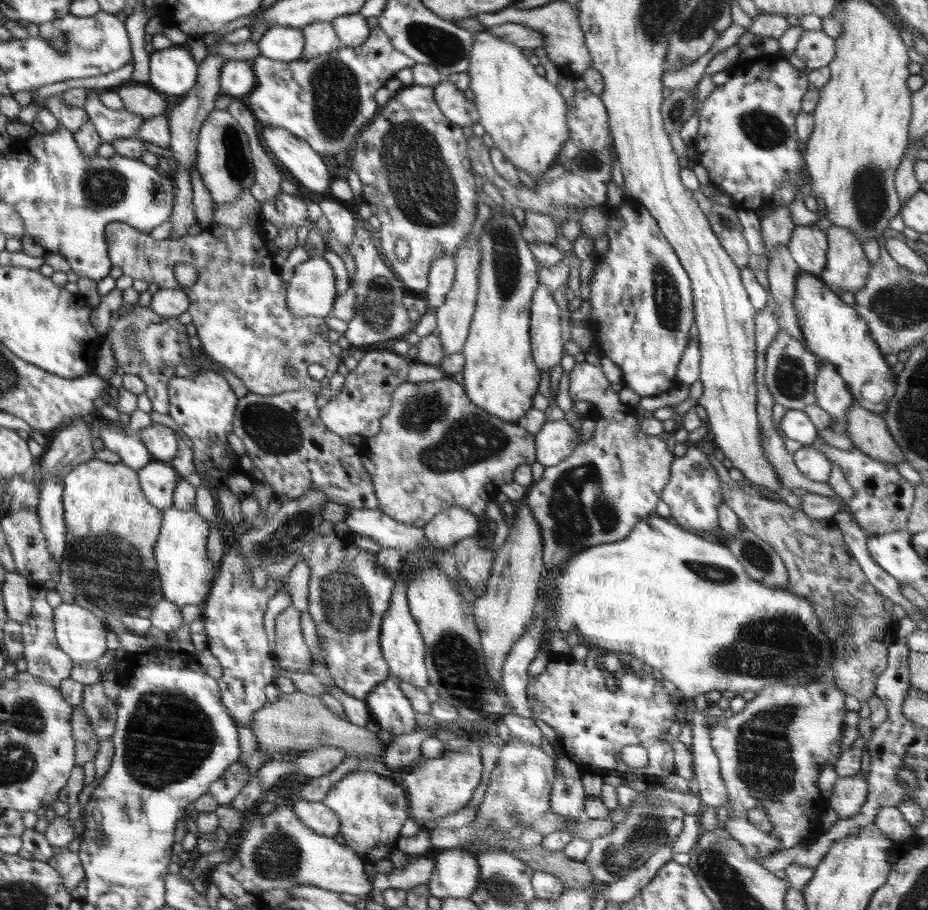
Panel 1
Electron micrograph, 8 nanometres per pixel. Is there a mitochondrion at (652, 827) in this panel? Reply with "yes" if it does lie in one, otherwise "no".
yes

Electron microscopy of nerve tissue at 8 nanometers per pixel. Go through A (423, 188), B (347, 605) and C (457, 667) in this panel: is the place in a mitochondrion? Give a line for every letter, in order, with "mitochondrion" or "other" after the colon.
A: mitochondrion
B: mitochondrion
C: mitochondrion

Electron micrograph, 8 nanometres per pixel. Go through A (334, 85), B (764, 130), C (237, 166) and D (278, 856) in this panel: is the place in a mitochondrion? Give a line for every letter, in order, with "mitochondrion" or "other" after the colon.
A: mitochondrion
B: mitochondrion
C: mitochondrion
D: mitochondrion

